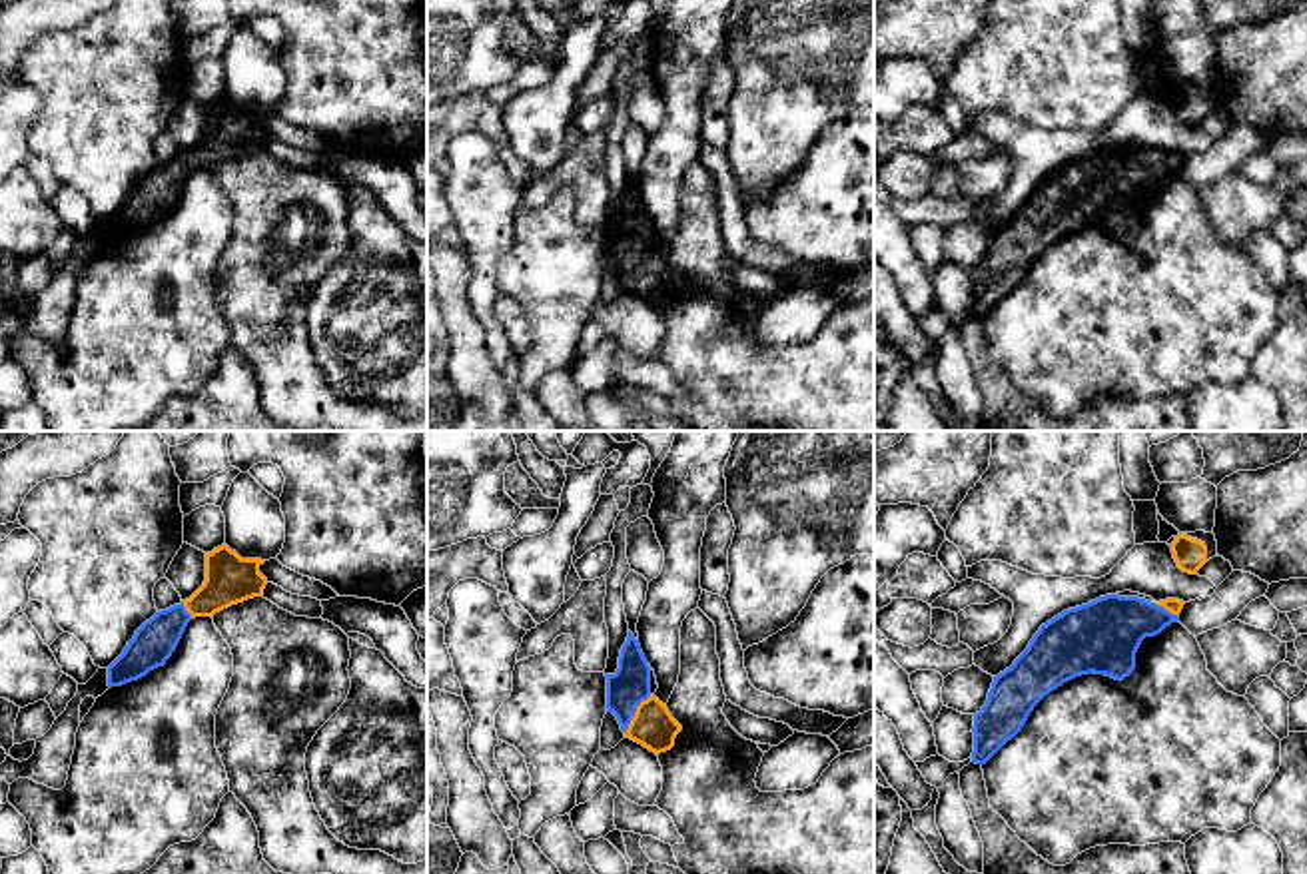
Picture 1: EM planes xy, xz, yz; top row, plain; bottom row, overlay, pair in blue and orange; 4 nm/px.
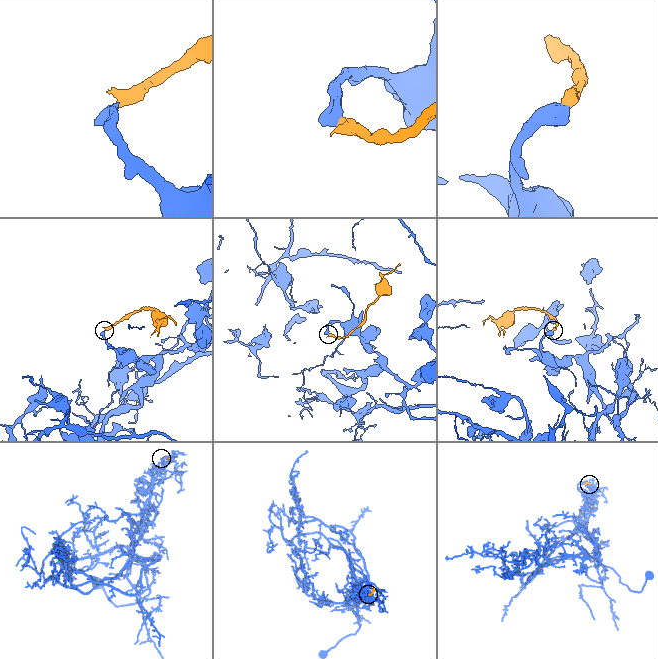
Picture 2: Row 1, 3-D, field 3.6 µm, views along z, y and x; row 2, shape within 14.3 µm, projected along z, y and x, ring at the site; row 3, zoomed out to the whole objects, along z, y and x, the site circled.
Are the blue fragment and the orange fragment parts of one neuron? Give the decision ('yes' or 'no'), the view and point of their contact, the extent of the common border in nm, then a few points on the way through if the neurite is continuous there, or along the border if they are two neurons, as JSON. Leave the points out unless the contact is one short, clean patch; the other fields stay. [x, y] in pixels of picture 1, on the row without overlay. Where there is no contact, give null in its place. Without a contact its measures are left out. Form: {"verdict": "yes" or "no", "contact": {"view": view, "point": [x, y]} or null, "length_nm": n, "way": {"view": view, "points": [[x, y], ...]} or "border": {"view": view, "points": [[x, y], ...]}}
{"verdict": "yes", "contact": {"view": "xz", "point": [635, 264]}, "length_nm": 190, "way": {"view": "xz", "points": [[631, 236], [635, 264], [653, 280]]}}

